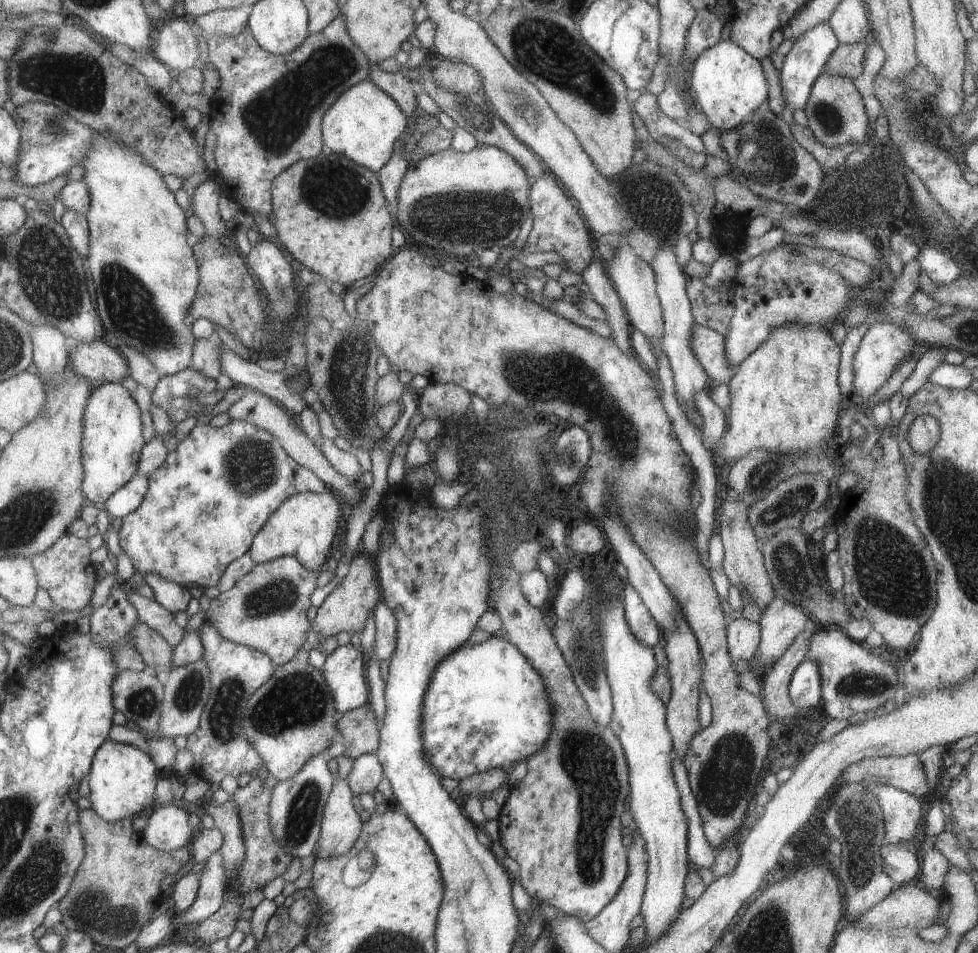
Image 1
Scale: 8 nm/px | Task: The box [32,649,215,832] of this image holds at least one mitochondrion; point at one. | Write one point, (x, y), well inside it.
(190, 692)

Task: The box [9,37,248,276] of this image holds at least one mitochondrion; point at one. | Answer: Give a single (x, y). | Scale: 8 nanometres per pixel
(76, 81)

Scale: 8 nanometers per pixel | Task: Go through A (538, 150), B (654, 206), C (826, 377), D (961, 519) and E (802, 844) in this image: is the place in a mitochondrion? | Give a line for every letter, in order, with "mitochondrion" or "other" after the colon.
A: other
B: mitochondrion
C: other
D: mitochondrion
E: other

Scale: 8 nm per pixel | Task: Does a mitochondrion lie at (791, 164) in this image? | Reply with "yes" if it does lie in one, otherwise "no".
yes

